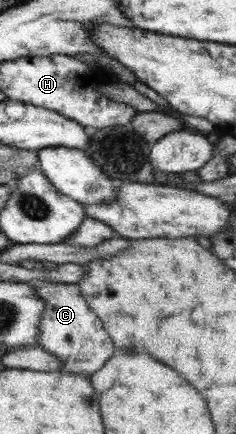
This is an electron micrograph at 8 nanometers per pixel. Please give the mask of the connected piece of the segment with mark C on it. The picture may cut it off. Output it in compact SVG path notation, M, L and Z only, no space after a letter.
M52 280L30 281L38 297L45 301L39 325L37 345L63 361L64 371L89 377L116 353L113 339L104 329L102 320L90 309L77 284Z

